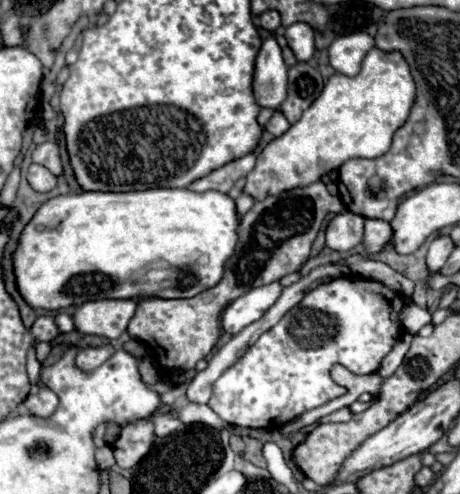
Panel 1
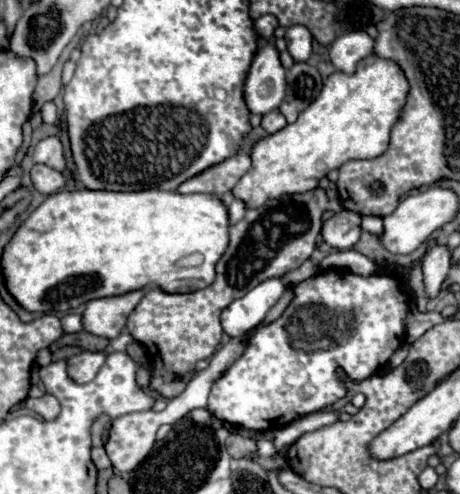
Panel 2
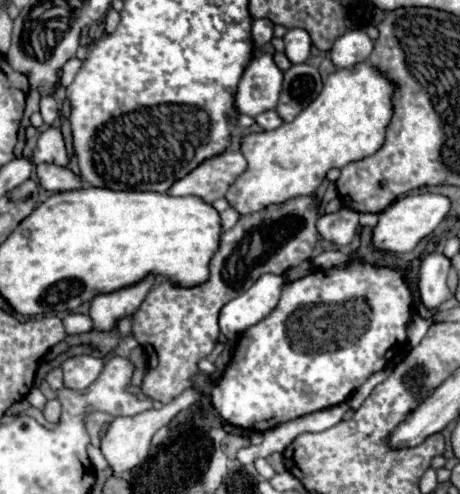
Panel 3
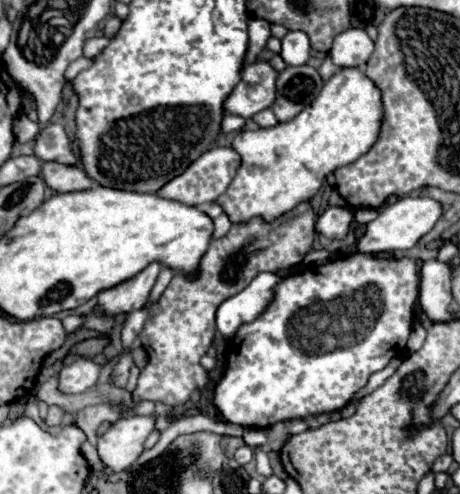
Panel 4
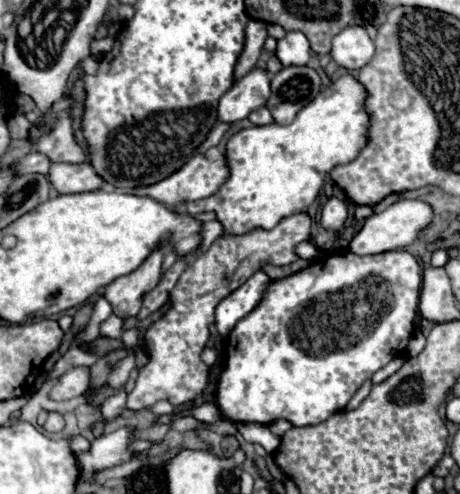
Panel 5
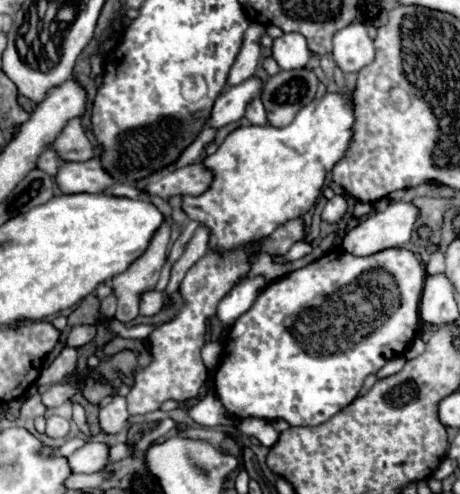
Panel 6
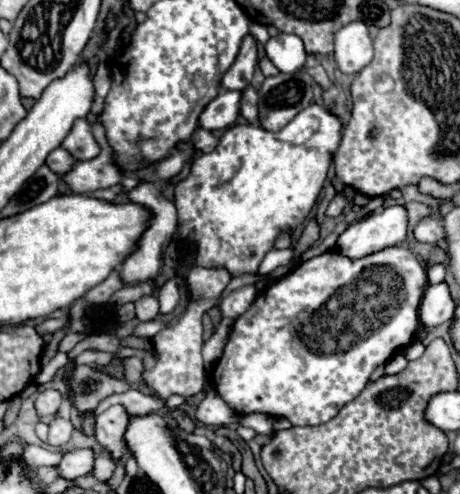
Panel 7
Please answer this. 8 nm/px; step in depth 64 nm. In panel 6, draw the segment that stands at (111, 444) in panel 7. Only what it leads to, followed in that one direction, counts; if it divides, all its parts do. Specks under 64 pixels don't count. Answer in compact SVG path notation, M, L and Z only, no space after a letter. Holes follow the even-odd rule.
M114 396L114 400L100 410L100 430L104 434L120 434L128 426L127 402L122 396Z

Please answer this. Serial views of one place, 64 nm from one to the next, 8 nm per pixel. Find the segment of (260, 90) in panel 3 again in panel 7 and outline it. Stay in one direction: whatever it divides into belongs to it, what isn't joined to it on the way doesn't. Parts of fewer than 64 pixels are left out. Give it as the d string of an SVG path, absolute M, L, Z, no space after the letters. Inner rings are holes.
M220 90L220 94L200 112L198 124L204 130L230 128L240 114L240 92Z

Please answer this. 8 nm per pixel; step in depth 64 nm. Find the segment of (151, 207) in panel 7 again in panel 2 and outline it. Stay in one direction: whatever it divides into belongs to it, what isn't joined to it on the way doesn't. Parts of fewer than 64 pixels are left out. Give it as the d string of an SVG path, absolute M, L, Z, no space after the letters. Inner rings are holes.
M132 290L120 296L110 298L96 298L86 304L84 310L84 330L104 338L116 338L124 326L130 312L142 300L144 290Z

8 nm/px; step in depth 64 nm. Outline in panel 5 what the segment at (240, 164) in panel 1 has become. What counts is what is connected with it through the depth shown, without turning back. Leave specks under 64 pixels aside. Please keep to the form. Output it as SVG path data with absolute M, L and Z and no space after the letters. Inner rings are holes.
M214 146L206 154L194 156L192 160L188 160L180 170L176 170L168 178L154 182L154 184L148 184L148 186L138 186L138 188L132 190L132 194L148 196L156 202L164 202L166 206L174 206L178 202L202 200L206 196L212 196L212 192L216 192L216 188L220 188L220 184L224 184L226 178L228 178L228 170L226 170L226 164L224 164L224 150Z

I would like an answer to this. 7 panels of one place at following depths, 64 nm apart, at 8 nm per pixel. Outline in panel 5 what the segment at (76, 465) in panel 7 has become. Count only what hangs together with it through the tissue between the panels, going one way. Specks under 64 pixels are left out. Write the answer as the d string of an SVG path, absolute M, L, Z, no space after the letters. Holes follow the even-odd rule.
M120 428L108 436L96 438L92 446L84 452L76 452L76 464L80 474L98 472L110 466L118 466L122 462L130 460L128 454L128 442L130 442L130 428Z

